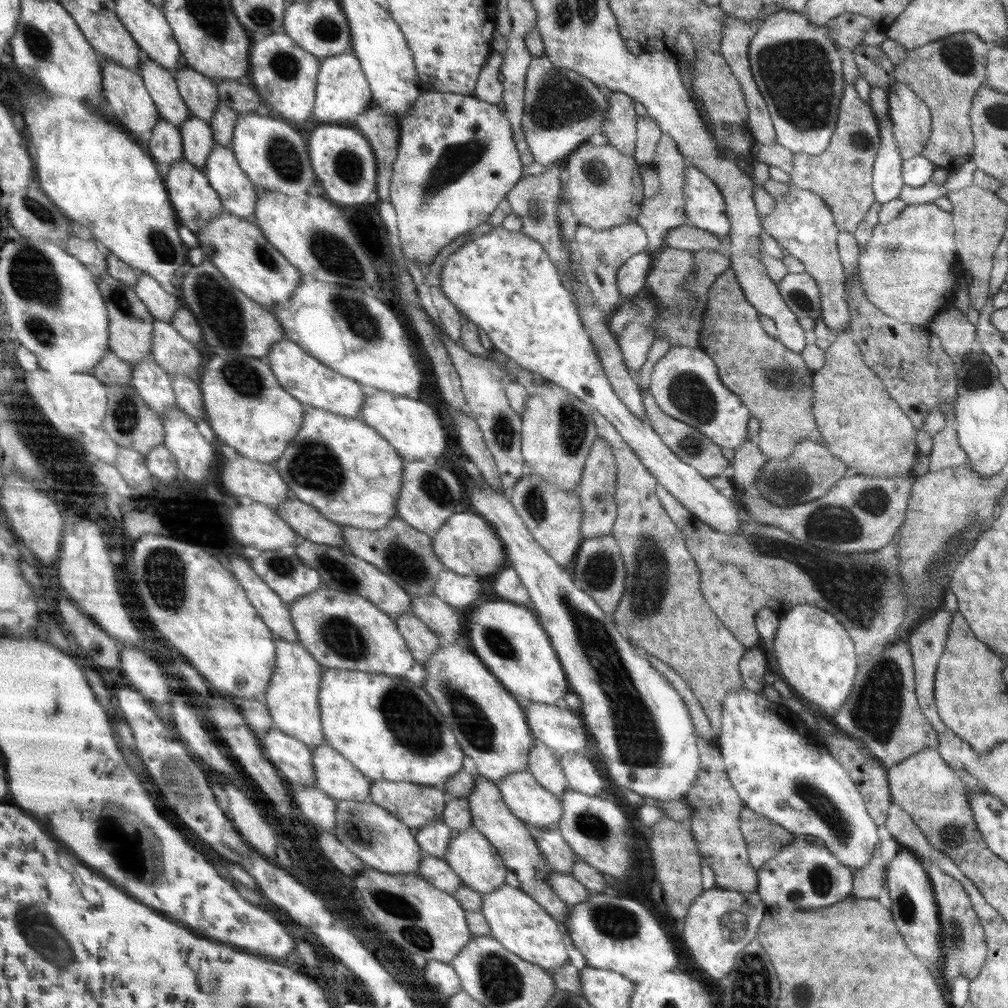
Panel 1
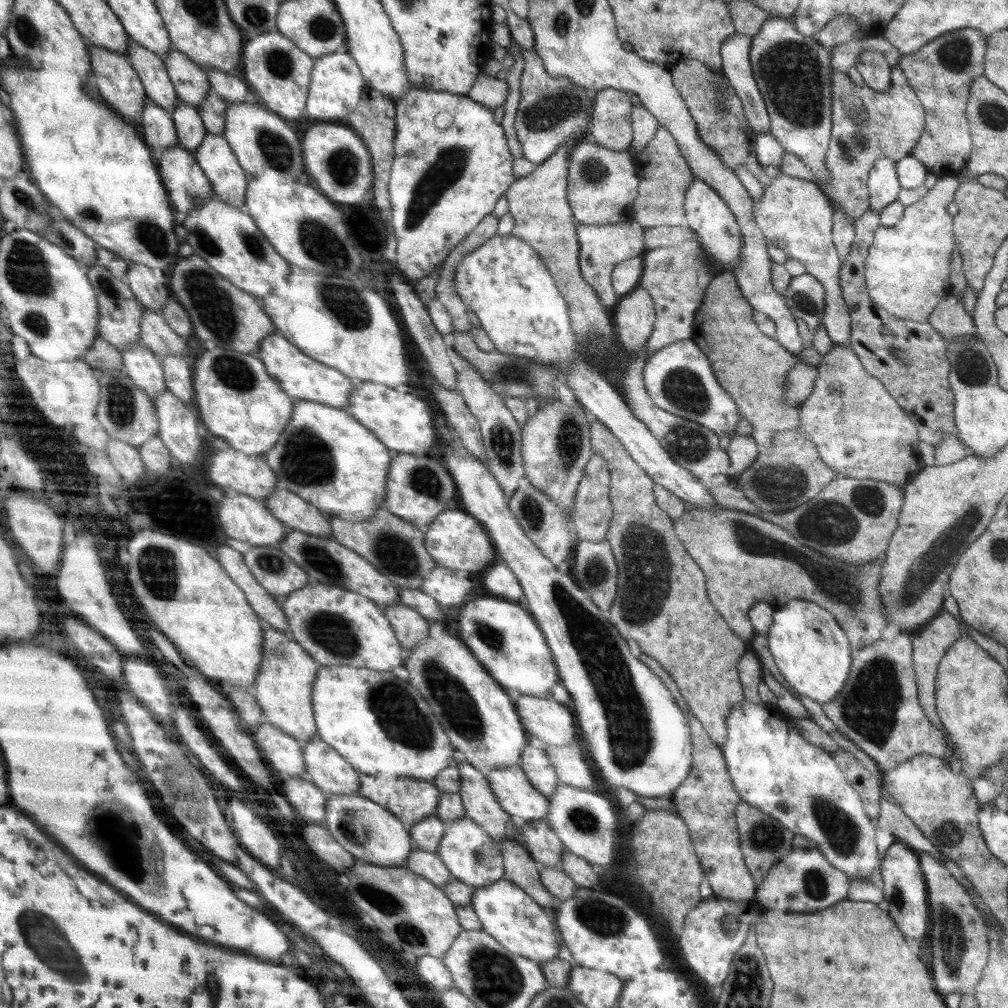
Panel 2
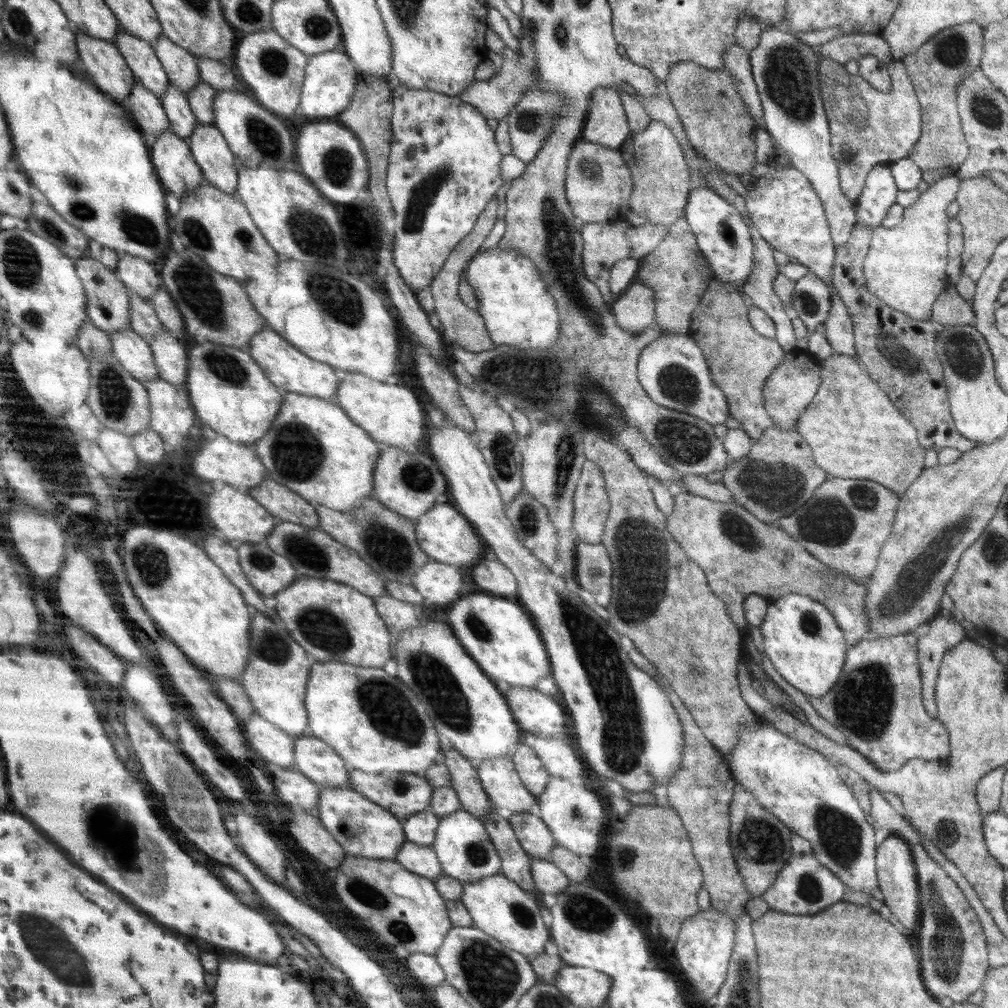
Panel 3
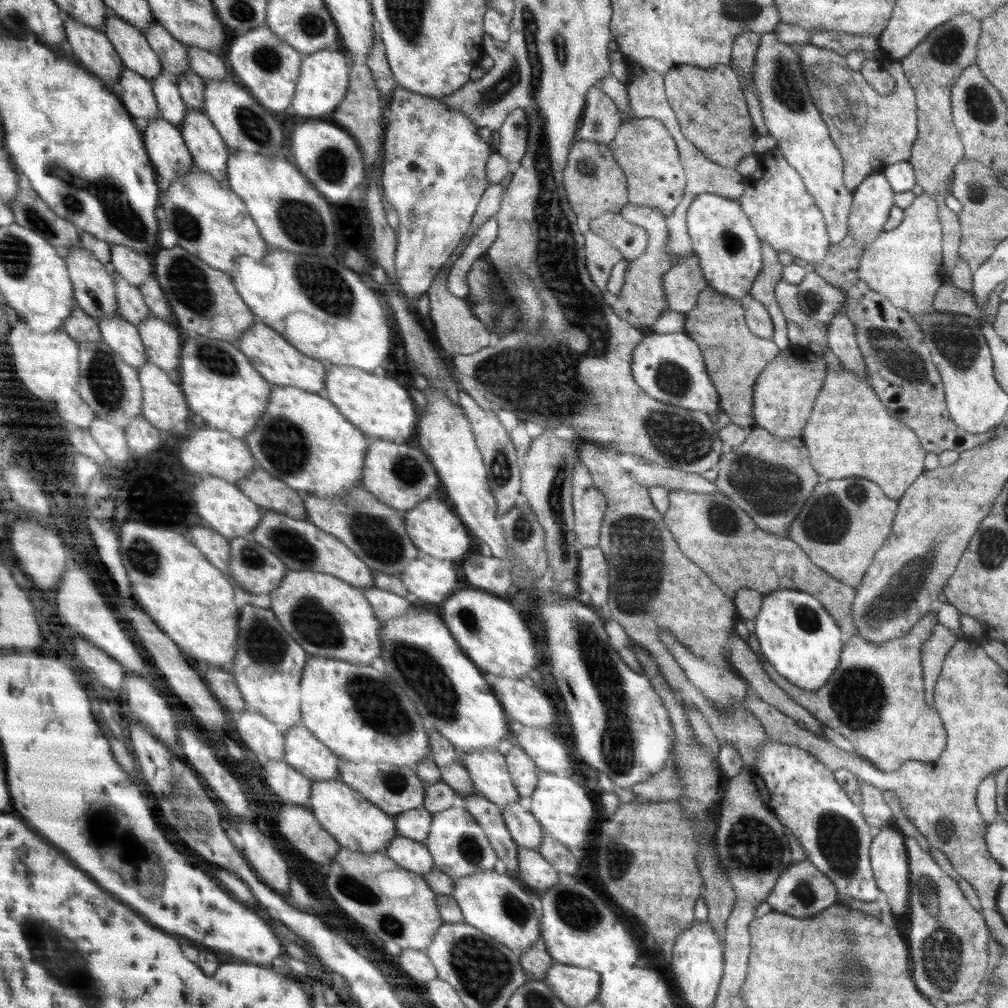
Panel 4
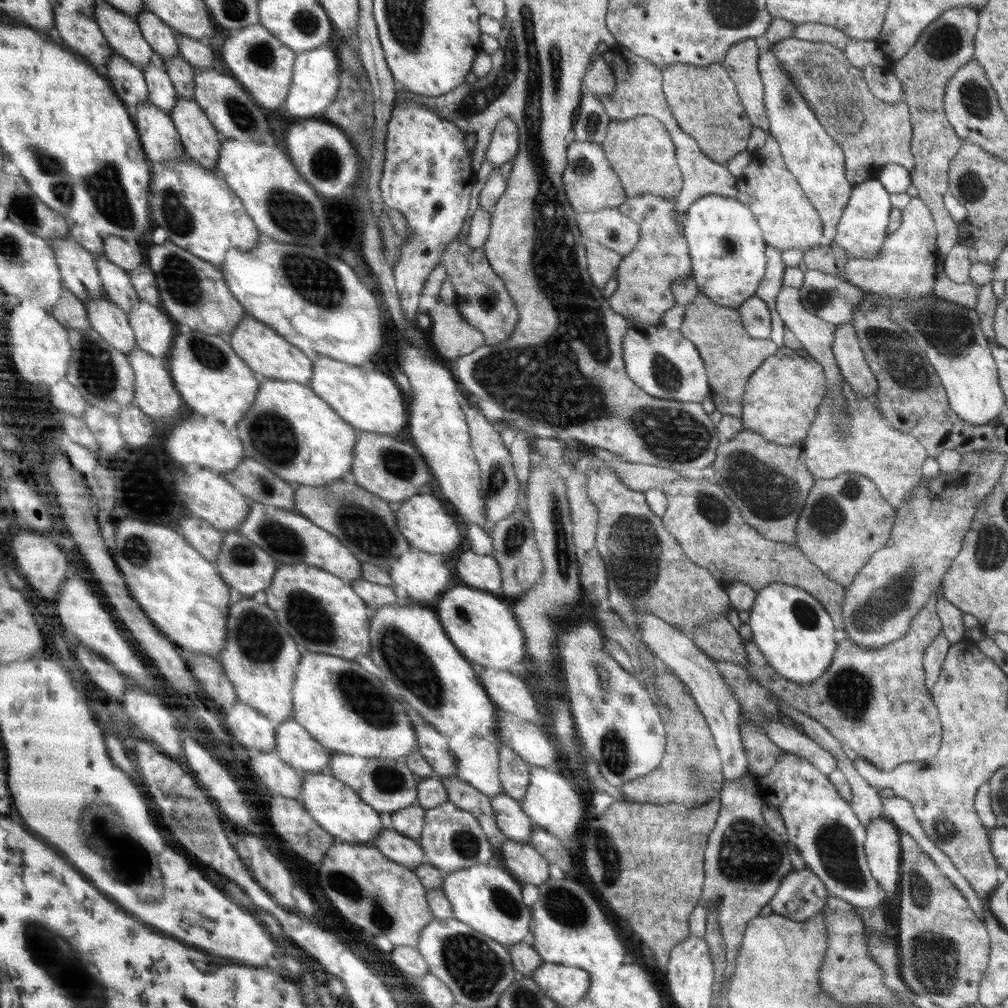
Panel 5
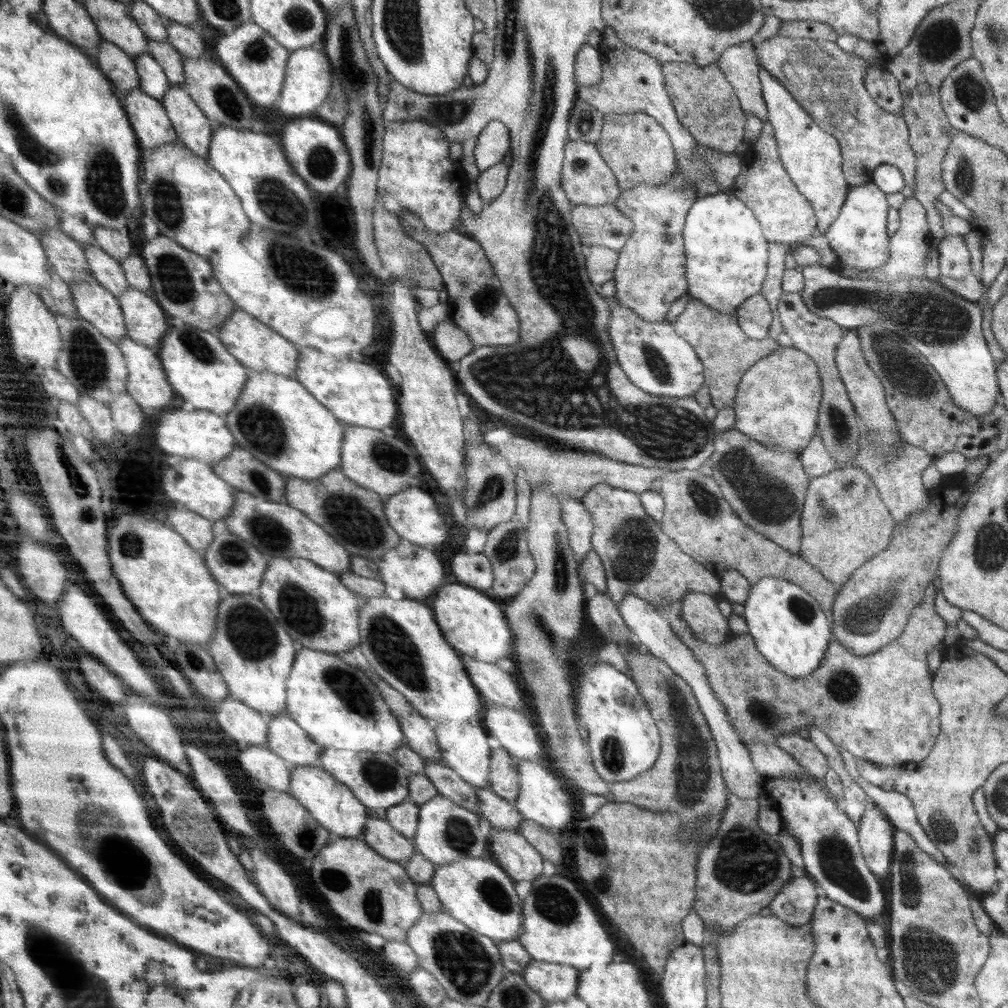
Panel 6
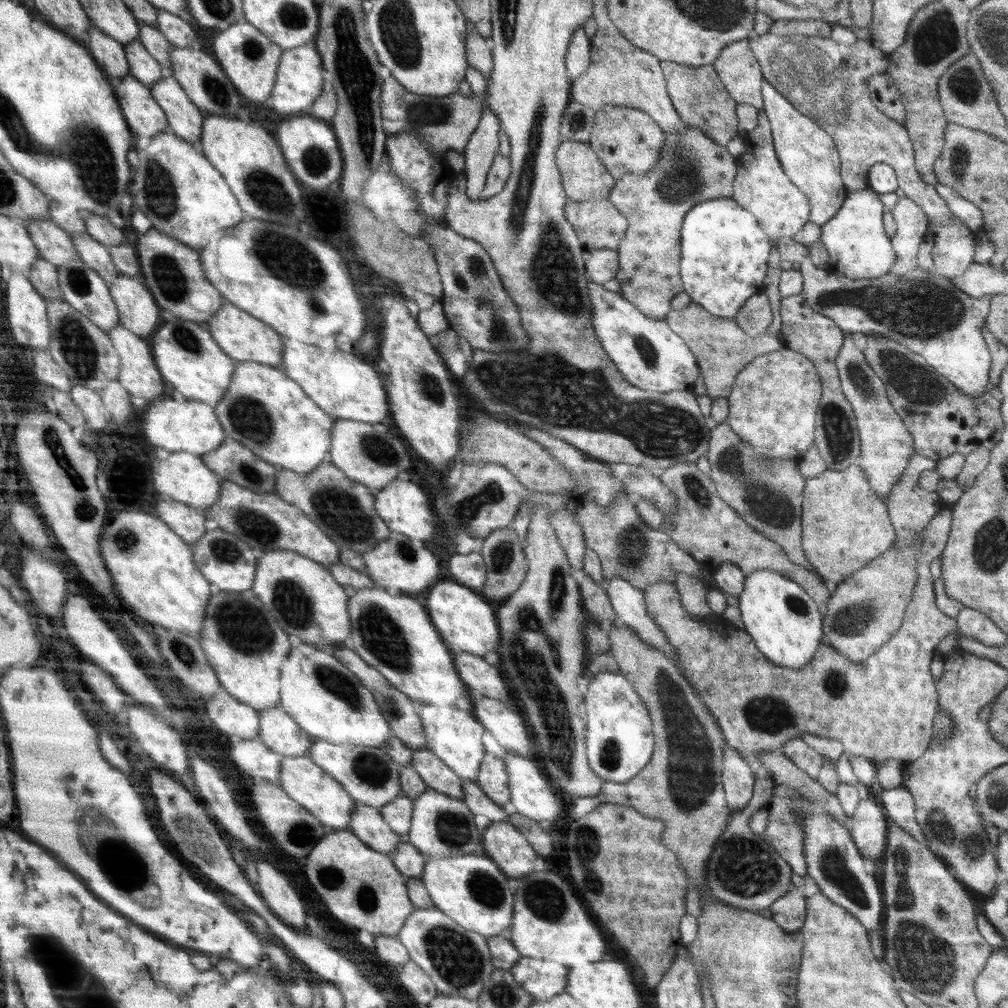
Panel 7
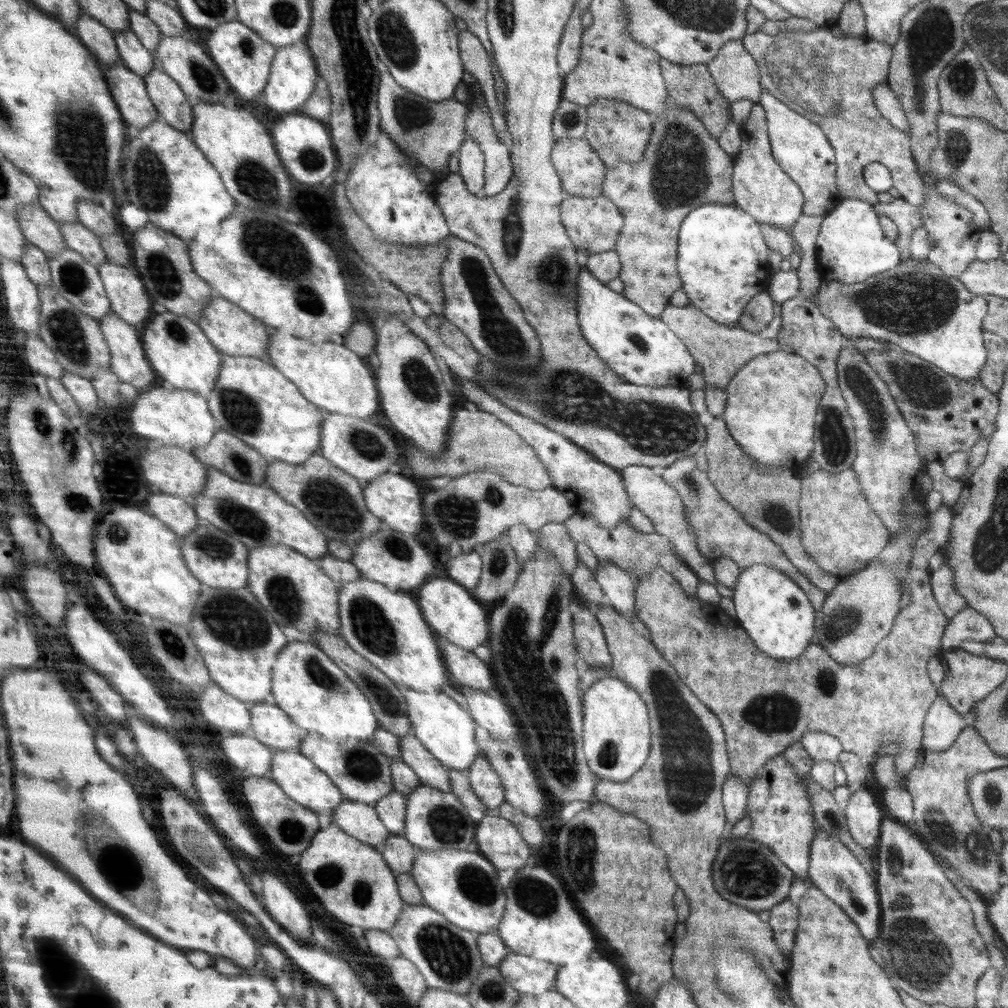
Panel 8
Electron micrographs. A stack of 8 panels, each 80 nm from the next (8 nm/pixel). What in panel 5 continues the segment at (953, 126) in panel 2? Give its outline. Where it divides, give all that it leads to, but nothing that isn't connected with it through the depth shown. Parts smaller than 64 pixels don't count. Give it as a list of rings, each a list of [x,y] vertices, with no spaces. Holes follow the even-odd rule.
[[[957,6],[931,22],[917,38],[914,46],[894,66],[894,74],[900,79],[903,96],[909,104],[913,137],[911,153],[914,168],[910,172],[912,185],[918,189],[918,198],[928,206],[934,226],[936,226],[936,254],[946,259],[948,251],[959,243],[956,222],[948,214],[942,198],[949,193],[948,171],[950,163],[961,147],[961,139],[948,122],[944,110],[944,93],[947,82],[956,71],[973,60],[974,39],[979,25],[978,11],[971,6]]]

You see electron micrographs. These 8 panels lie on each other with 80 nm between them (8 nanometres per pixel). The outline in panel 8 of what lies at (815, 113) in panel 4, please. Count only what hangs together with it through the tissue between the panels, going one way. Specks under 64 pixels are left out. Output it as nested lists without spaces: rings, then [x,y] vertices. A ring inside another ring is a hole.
[[[764,88],[761,89],[757,102],[765,110],[773,157],[802,192],[802,214],[826,217],[842,199],[836,190],[835,150],[824,131],[808,117],[792,110]]]

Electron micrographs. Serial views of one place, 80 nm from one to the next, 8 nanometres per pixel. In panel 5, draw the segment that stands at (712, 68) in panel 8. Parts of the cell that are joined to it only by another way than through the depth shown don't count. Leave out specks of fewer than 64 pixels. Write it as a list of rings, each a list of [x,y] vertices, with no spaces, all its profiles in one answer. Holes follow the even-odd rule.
[[[744,39],[728,49],[722,64],[735,84],[747,116],[758,128],[769,130],[758,59],[759,48],[756,40]]]

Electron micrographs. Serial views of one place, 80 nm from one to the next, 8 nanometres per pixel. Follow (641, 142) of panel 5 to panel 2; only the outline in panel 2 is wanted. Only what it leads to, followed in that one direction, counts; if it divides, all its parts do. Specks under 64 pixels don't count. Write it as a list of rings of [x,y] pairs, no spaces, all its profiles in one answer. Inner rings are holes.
[[[659,126],[650,144],[632,156],[639,178],[639,190],[633,203],[634,221],[643,229],[658,226],[685,227],[686,190],[693,182],[693,174],[671,132]]]

